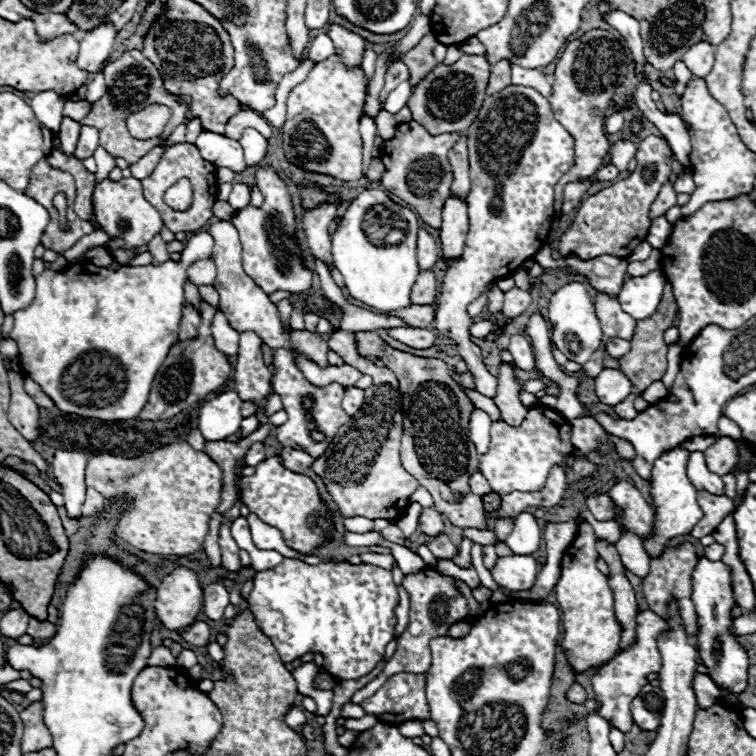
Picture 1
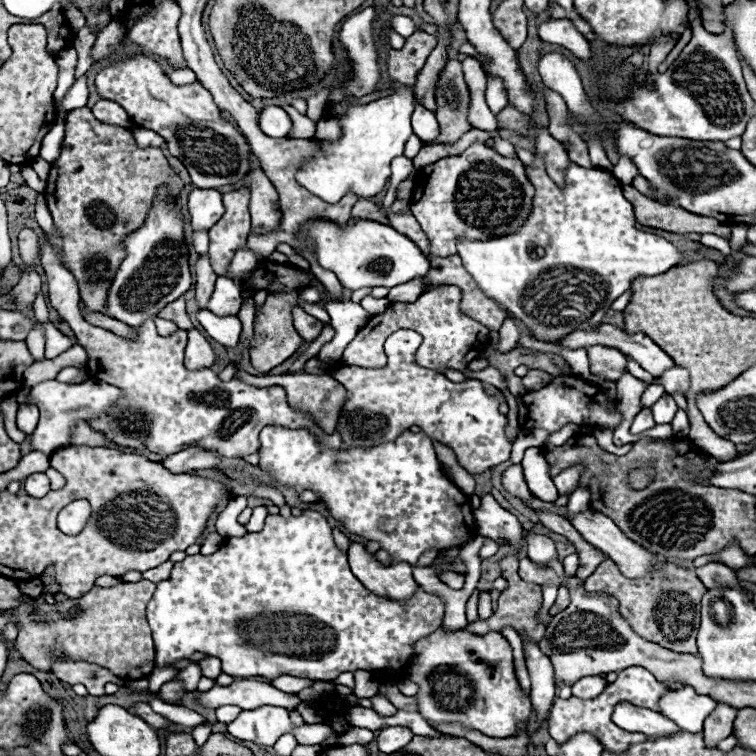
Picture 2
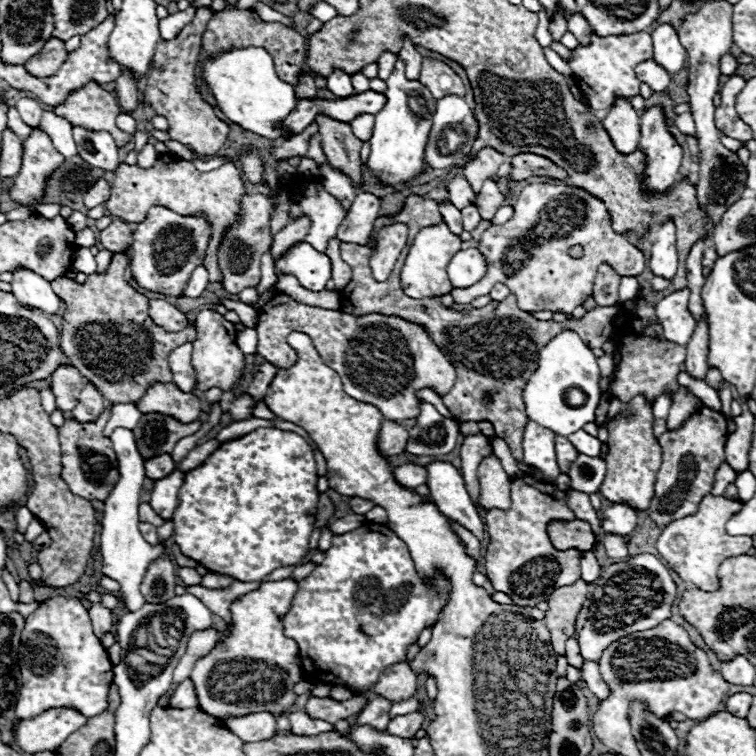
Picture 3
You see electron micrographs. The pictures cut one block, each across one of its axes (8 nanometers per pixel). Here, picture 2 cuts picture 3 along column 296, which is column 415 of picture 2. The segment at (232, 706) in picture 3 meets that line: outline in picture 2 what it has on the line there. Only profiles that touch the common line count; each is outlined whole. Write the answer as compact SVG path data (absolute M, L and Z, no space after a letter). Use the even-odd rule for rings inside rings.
M350 542L348 562L354 576L374 594L390 596L394 600L408 600L416 592L410 564L382 566L374 552L366 550L366 544ZM438 628L428 638L414 644L414 658L410 660L406 678L420 686L418 712L432 722L462 722L466 728L480 730L492 738L508 738L516 734L516 724L528 720L532 714L530 698L518 686L514 678L514 658L512 648L504 636L498 632L490 632L486 636L474 636L466 630L444 632Z

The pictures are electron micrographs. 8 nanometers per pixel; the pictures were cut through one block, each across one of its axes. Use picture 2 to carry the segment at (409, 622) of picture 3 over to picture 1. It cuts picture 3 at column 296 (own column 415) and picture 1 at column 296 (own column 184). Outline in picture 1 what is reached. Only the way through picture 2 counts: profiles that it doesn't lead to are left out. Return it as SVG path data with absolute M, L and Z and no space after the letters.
M286 558L282 564L274 566L270 570L262 570L262 572L256 574L254 588L252 588L250 596L248 596L248 606L254 612L254 618L258 620L260 632L268 640L272 640L272 644L278 650L282 662L292 662L292 660L304 656L306 652L320 652L324 656L324 668L326 668L326 672L330 672L334 678L338 678L338 680L358 680L358 678L370 674L376 668L376 664L384 658L386 644L394 638L394 626L396 626L396 614L394 614L394 610L398 606L398 588L396 588L396 584L392 580L392 572L384 570L384 568L378 568L378 566L370 566L370 564L358 564L358 566L354 566L354 564L348 564L348 562L342 562L342 564L306 564L306 562L298 560L298 558Z

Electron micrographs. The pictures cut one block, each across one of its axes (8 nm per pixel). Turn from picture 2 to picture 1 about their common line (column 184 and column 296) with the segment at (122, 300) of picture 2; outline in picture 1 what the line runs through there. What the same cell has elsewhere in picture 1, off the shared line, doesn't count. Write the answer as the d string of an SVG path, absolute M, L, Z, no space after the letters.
M258 168L256 182L260 192L264 194L262 208L248 206L232 216L242 242L242 268L268 294L272 294L274 290L286 290L292 294L304 292L306 288L310 288L312 272L302 266L300 248L294 238L294 204L288 188L272 168Z

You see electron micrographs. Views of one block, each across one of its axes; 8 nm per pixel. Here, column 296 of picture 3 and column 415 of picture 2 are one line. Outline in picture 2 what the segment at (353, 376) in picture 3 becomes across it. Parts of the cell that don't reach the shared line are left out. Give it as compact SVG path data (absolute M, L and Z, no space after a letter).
M442 286L436 290L426 290L416 302L412 304L390 304L384 314L376 314L370 318L366 328L362 328L356 338L346 346L342 360L346 364L358 364L364 368L382 368L386 364L384 354L384 342L394 330L416 330L424 342L416 352L416 362L420 366L426 366L430 370L438 370L444 374L446 368L452 370L466 370L472 360L476 360L488 346L488 334L490 330L482 326L478 320L464 316L460 310L462 292L456 286Z

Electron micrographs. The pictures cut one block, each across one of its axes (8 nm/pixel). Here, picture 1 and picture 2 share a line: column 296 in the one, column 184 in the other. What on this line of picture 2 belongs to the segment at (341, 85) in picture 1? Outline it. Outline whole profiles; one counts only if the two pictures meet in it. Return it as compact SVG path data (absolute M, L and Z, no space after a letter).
M140 52L124 54L120 60L100 70L94 82L102 100L118 102L136 126L154 130L164 138L170 154L188 168L196 188L208 190L238 184L238 180L250 172L250 144L234 124L222 118L220 108L200 82L176 86L154 58Z

